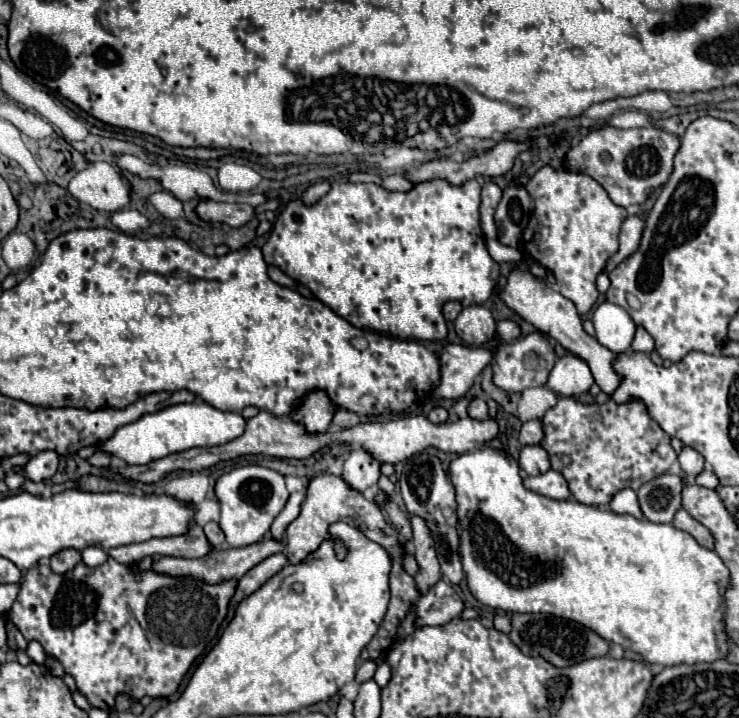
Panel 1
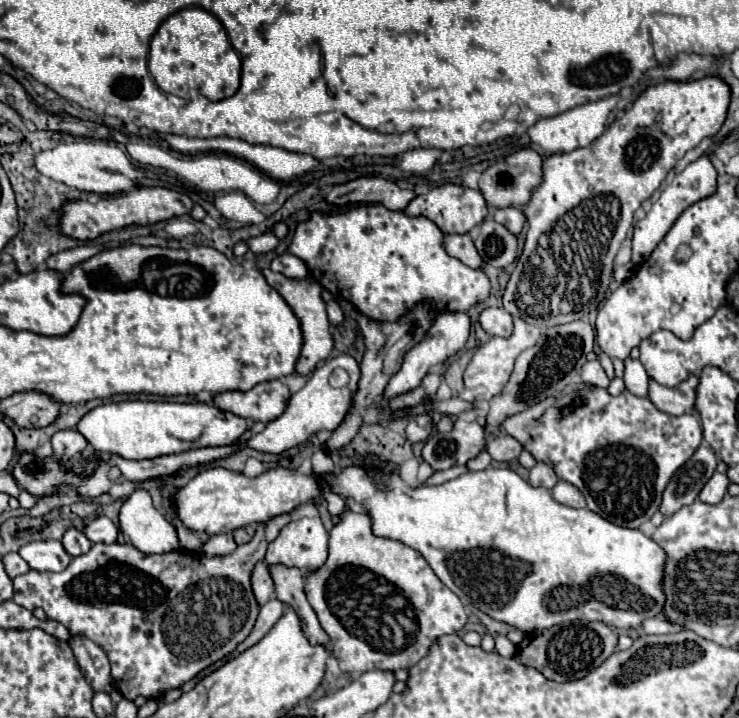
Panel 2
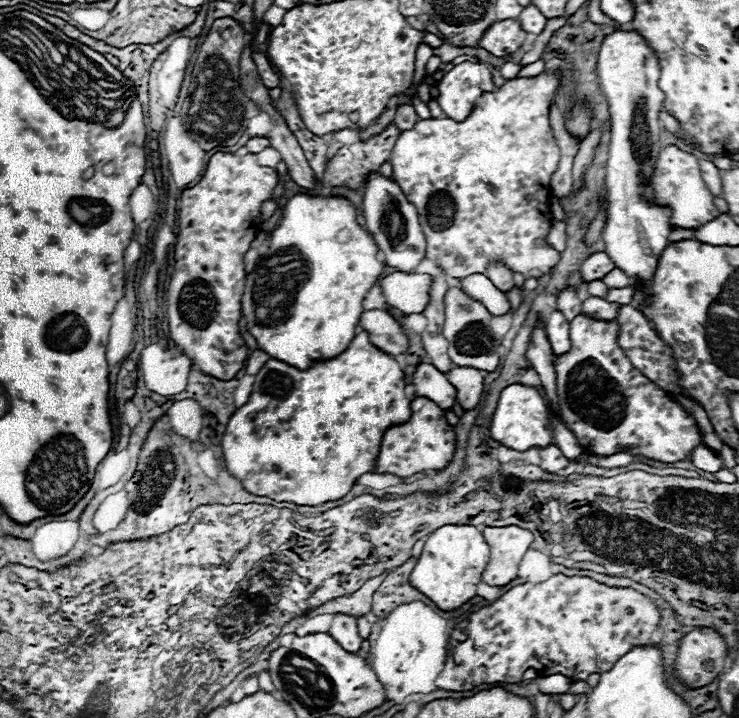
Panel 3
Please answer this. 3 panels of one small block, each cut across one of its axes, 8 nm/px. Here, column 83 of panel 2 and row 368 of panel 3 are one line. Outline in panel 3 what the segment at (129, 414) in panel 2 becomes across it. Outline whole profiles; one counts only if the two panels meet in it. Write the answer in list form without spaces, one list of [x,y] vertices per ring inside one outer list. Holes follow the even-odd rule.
[[[422,362],[414,372],[412,384],[416,386],[416,396],[424,396],[444,410],[450,410],[456,402],[456,388],[432,364]]]

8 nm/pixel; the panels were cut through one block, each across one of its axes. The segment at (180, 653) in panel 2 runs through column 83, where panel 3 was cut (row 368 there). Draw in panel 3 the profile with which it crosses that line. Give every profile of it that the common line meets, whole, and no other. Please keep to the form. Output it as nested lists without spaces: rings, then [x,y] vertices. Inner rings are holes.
[[[580,314],[570,322],[572,352],[556,358],[556,390],[566,428],[574,434],[578,444],[588,454],[612,456],[616,452],[630,452],[634,456],[644,456],[648,460],[664,464],[684,460],[694,446],[702,444],[702,436],[694,418],[688,416],[680,404],[670,400],[664,390],[660,390],[630,364],[628,356],[624,356],[622,348],[618,346],[616,336],[618,324],[614,320],[596,320]]]

